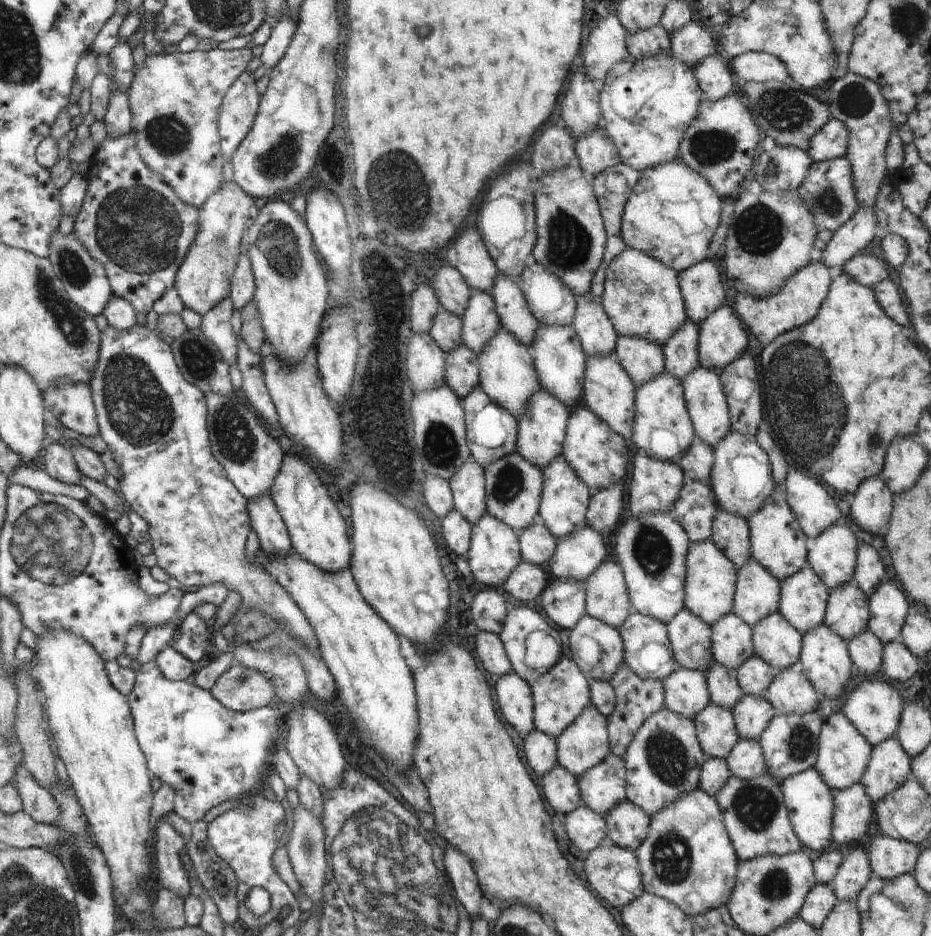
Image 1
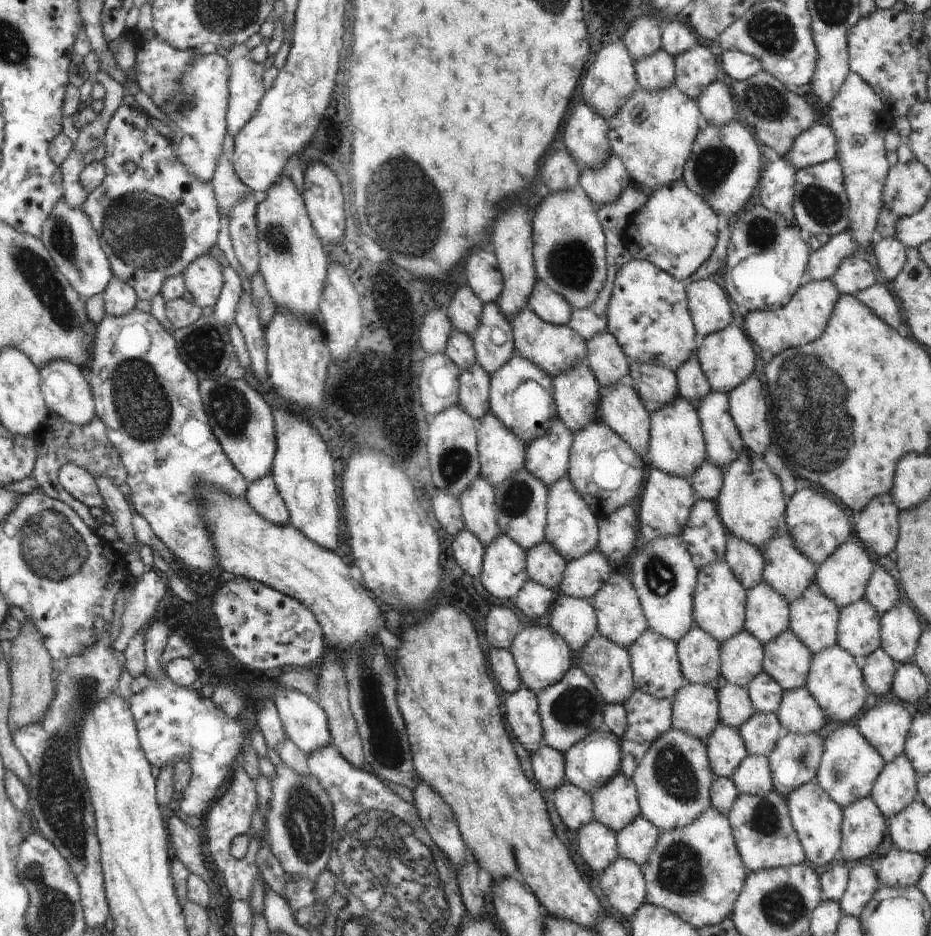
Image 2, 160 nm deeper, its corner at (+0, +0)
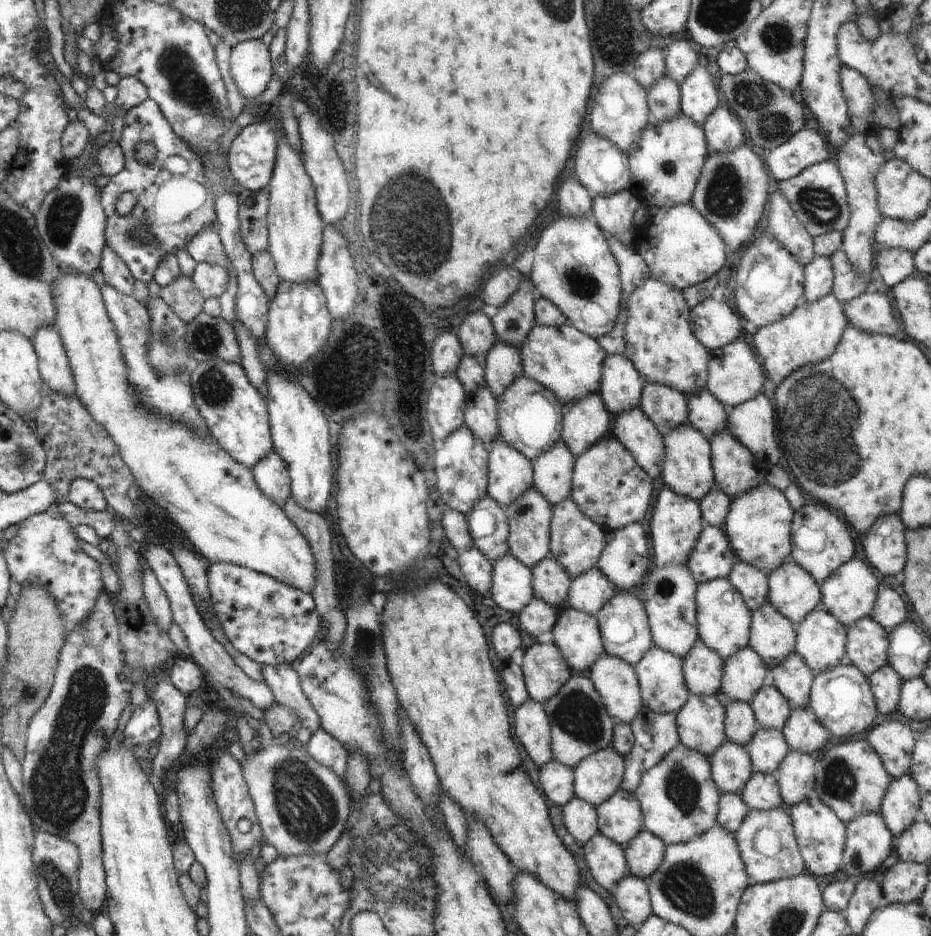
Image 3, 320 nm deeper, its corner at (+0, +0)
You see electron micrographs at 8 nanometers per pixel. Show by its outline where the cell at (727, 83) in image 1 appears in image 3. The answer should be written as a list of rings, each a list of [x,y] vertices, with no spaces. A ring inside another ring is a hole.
[[[723,103],[705,119],[701,129],[711,155],[724,155],[747,142],[742,124]]]

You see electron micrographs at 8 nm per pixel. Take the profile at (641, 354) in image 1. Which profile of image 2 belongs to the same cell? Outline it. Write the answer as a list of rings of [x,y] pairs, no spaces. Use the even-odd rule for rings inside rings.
[[[631,360],[628,363],[627,380],[638,394],[647,414],[664,407],[678,396],[677,381],[670,370],[651,363]]]

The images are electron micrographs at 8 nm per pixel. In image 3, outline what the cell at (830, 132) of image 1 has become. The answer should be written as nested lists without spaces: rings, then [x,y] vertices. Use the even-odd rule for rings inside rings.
[[[804,128],[799,129],[779,146],[762,153],[769,174],[775,178],[775,182],[786,181],[808,166],[833,157],[833,152],[829,151],[821,134]]]

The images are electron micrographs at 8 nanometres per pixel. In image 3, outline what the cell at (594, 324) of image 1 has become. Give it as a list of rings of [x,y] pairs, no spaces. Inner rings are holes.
[[[607,355],[601,363],[598,395],[611,417],[640,405],[641,378],[623,355]]]

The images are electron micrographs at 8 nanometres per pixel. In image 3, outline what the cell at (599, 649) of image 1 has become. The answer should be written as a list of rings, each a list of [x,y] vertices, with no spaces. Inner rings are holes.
[[[603,652],[585,674],[610,719],[629,725],[642,706],[633,667],[625,660]]]

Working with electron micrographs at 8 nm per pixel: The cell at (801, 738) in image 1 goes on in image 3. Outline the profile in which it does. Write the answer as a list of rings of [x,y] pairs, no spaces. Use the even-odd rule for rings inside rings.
[[[787,750],[773,773],[783,806],[793,806],[812,795],[816,759],[813,754]]]

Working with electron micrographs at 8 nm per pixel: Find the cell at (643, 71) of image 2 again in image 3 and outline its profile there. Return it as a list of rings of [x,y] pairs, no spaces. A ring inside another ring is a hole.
[[[667,75],[657,79],[645,92],[653,125],[667,123],[680,112],[679,87]]]

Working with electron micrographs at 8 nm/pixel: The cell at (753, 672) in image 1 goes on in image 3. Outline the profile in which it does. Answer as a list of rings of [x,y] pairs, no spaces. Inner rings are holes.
[[[761,686],[749,704],[760,728],[781,731],[789,716],[790,707],[785,698],[773,686]]]

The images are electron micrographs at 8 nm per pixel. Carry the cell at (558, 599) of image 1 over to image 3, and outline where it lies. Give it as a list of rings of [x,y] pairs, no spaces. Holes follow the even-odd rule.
[[[566,605],[558,609],[550,631],[553,644],[571,672],[585,673],[604,652],[596,618]]]

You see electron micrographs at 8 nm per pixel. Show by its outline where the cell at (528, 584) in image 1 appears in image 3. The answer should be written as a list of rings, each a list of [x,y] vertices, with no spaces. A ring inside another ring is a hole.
[[[532,597],[517,612],[519,630],[533,638],[541,639],[546,632],[551,631],[558,612],[558,608],[545,604],[541,598]]]

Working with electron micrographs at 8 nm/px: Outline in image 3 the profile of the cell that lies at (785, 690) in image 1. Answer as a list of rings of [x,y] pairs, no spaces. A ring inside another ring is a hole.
[[[807,706],[790,708],[789,716],[783,722],[780,732],[788,750],[816,756],[821,753],[829,734],[828,730],[817,722],[817,718]]]

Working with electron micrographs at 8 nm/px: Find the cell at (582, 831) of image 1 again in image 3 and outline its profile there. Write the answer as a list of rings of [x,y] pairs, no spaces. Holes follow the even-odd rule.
[[[599,832],[593,834],[582,847],[583,860],[591,877],[603,890],[613,894],[617,880],[627,873],[622,847]]]

